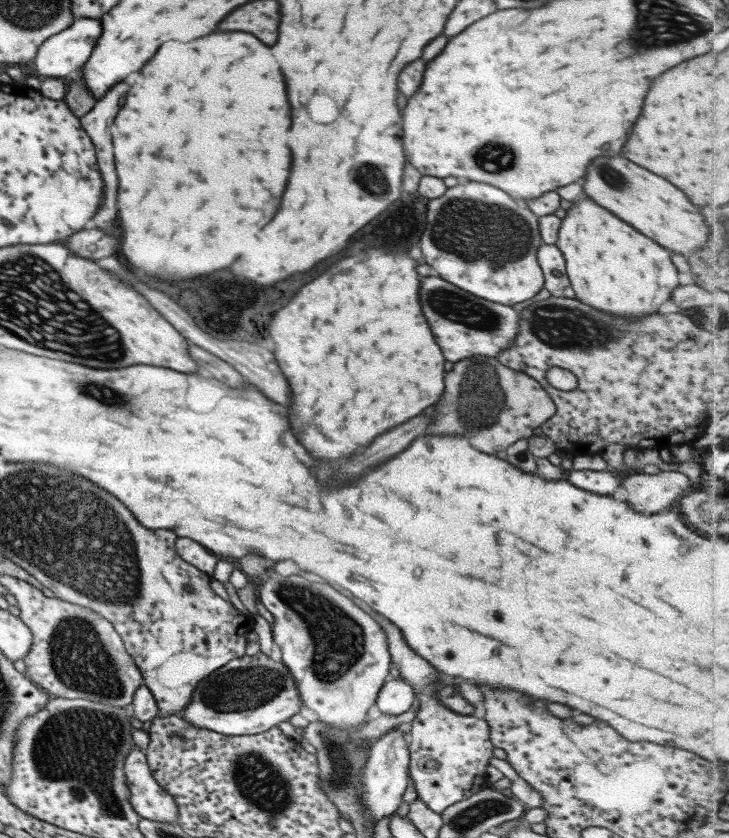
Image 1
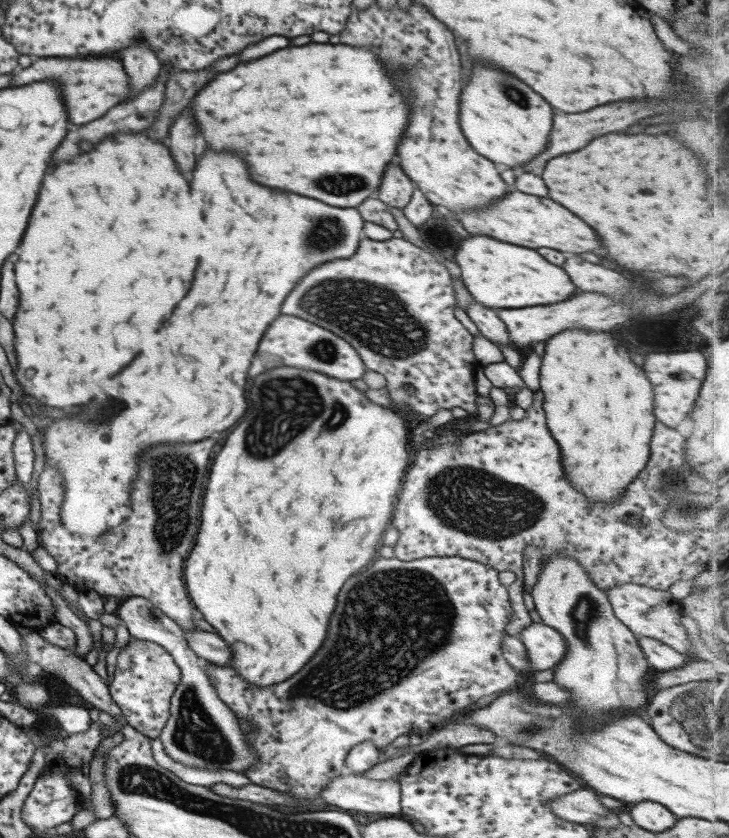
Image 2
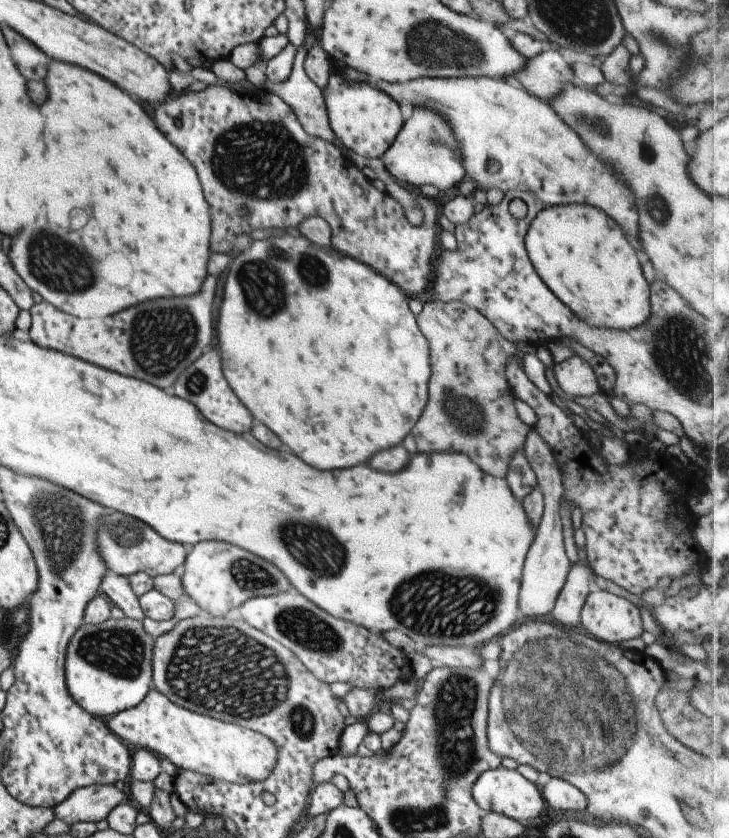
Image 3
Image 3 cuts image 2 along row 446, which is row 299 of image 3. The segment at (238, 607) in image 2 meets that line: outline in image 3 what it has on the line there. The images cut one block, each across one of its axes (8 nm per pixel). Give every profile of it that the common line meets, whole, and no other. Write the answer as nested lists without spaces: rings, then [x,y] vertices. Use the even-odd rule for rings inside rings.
[[[295,231],[272,232],[265,239],[252,241],[247,249],[233,257],[229,264],[229,272],[225,276],[221,298],[223,300],[217,310],[215,326],[217,326],[217,346],[219,346],[222,376],[236,398],[253,414],[253,418],[265,424],[271,432],[275,432],[279,440],[309,466],[317,470],[335,470],[363,462],[373,452],[399,444],[405,438],[405,434],[411,430],[415,420],[419,418],[427,400],[427,390],[425,390],[429,378],[427,342],[421,336],[416,318],[409,310],[408,299],[403,292],[370,266],[353,257],[338,253],[331,246],[316,245]]]

